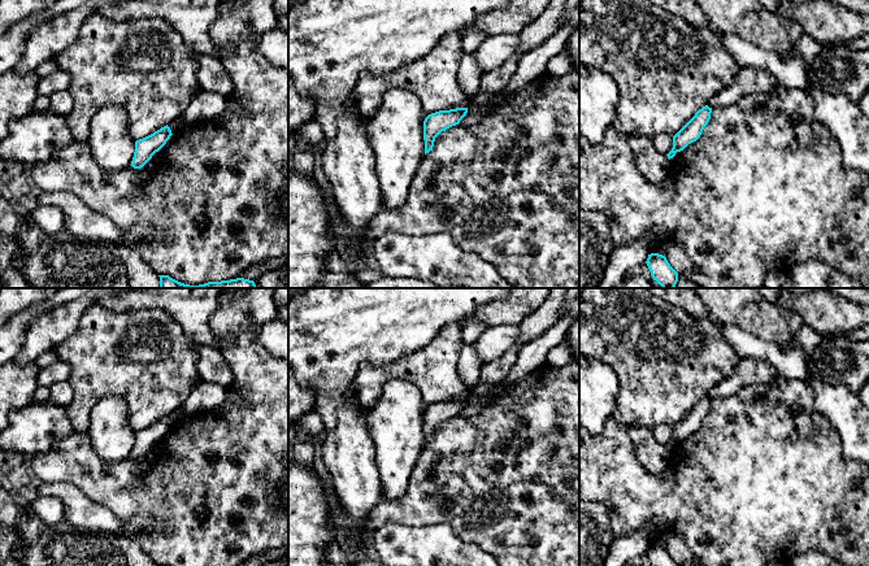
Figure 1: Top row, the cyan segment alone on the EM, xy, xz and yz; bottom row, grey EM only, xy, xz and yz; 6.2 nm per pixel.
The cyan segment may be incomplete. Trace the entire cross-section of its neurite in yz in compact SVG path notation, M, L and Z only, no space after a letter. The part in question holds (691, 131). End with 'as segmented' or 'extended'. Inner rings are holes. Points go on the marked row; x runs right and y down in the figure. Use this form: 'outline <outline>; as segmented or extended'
outline M708 105L699 109L695 116L673 136L673 148L666 154L668 158L673 158L677 152L683 151L688 144L696 142L704 127L711 119L712 108Z; as segmented

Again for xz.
outline M456 108L429 114L423 121L425 154L433 149L435 138L442 131L459 125L466 113L468 108Z; as segmented

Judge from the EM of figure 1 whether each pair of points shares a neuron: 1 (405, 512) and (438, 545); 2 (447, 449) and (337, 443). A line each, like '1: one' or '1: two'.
1: two
2: two

